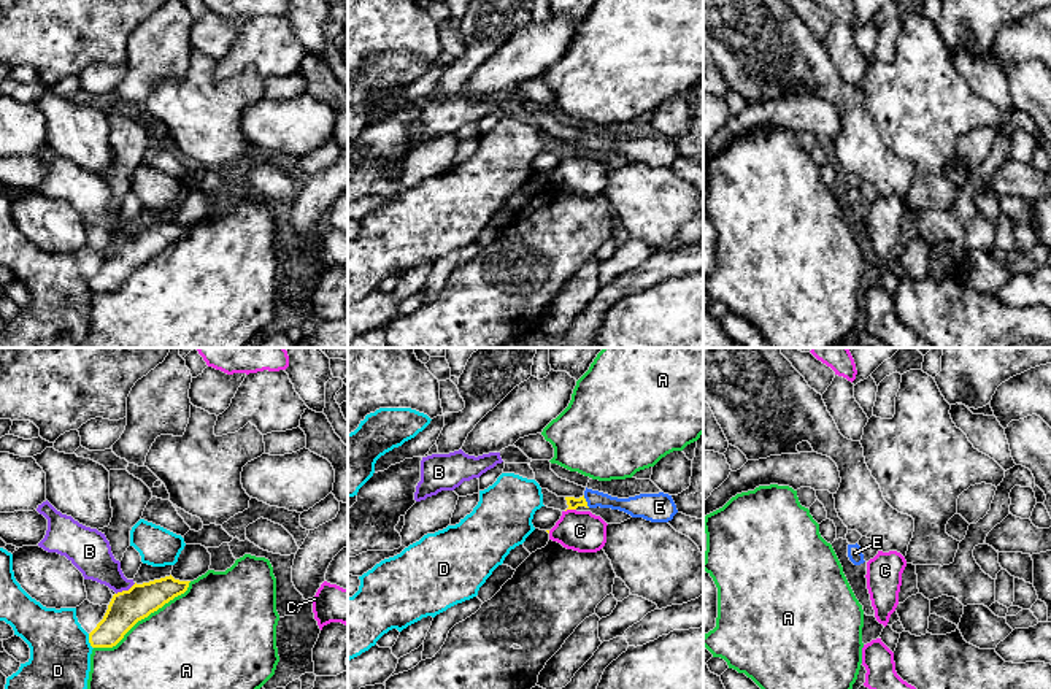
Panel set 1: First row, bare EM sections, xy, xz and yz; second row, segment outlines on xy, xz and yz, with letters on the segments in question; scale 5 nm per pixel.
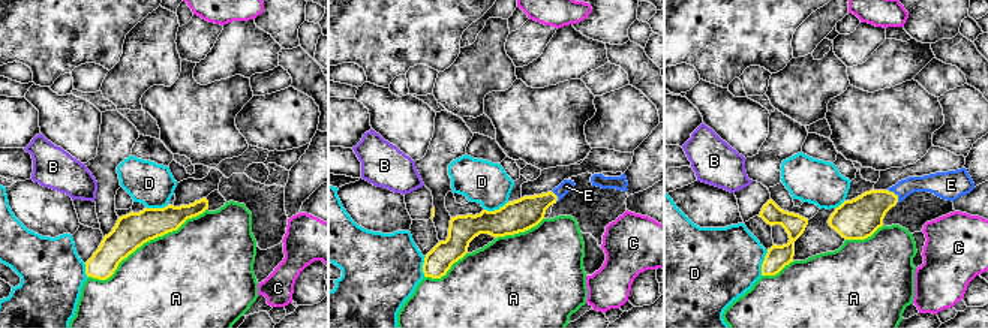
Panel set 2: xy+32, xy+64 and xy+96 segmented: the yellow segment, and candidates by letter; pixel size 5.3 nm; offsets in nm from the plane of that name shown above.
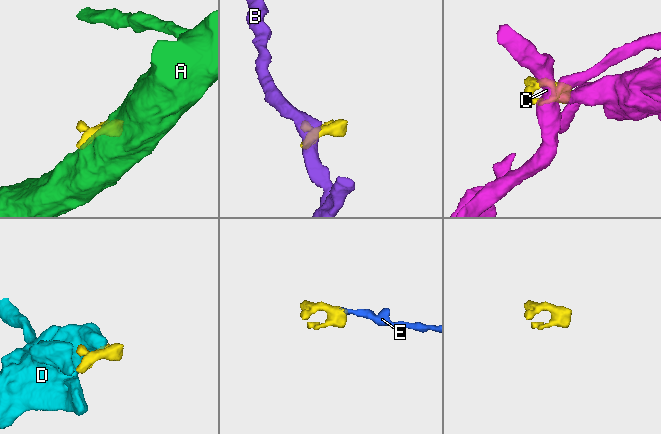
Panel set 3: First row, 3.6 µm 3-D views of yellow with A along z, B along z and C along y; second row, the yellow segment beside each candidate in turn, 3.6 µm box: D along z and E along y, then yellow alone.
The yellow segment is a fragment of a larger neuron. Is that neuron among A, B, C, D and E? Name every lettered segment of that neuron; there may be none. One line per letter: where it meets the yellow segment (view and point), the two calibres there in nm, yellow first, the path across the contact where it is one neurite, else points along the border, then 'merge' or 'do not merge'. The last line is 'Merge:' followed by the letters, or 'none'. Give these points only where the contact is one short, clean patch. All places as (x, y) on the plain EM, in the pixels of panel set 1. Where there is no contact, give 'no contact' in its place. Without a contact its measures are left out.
A: xy (143, 262) | 180/500 nm | do not merge
B: xy (126, 235) | 180/200 nm | along xy (135, 227), (116, 238) | do not merge
C: xz (570, 153) | 60/200 nm | along xz (575, 153), (565, 156) | do not merge
D: xy (89, 286) | 180/320 nm | do not merge
E: xz (586, 146) | 60/100 nm | across xz (572, 146), (586, 146), (607, 145), (635, 151) | merge
Merge: E

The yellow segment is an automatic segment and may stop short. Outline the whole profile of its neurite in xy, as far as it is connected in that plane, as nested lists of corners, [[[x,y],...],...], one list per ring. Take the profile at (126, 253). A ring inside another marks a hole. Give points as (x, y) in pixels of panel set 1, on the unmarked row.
[[[171,219],[113,240],[103,264],[89,278],[92,292],[113,292],[141,264],[184,238],[191,225],[175,224]]]

